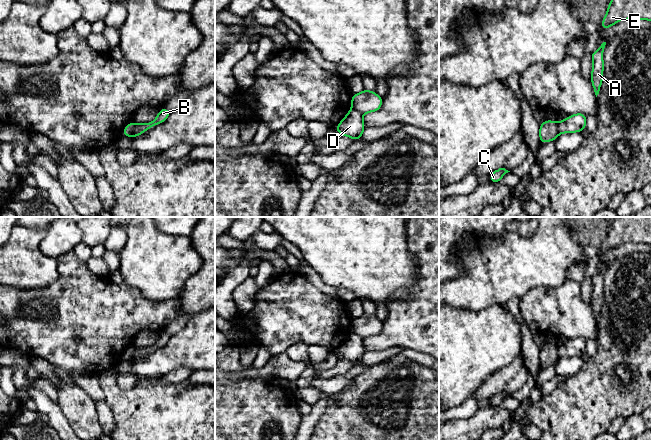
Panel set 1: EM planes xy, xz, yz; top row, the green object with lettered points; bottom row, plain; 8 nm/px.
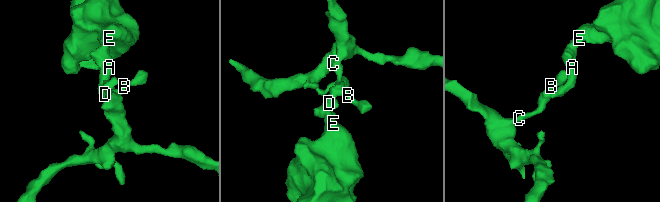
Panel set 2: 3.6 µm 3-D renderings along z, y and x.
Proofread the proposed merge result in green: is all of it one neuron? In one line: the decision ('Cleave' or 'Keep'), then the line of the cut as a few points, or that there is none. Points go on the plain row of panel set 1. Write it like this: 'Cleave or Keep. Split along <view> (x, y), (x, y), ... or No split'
Cleave. Split along xy (135, 347), (135, 353), (131, 360)

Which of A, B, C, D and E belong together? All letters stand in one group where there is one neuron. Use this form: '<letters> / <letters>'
A D E / B C

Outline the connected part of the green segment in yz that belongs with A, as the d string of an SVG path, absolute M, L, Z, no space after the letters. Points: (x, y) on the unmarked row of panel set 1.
M603 266L601 270L592 277L591 283L592 283L592 298L591 298L591 306L593 309L593 314L595 316L595 319L599 318L602 304L603 304L603 276L605 272L606 266Z

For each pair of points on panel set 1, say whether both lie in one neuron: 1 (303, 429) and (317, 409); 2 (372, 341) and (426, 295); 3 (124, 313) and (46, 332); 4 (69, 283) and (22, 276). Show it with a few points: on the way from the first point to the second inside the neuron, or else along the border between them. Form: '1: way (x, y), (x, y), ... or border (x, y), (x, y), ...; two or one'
1: way (308, 424), (315, 414); one
2: way (385, 336), (413, 308); one
3: way (105, 317), (89, 322), (65, 323); one
4: border (58, 259), (58, 278), (51, 284), (34, 289); two

